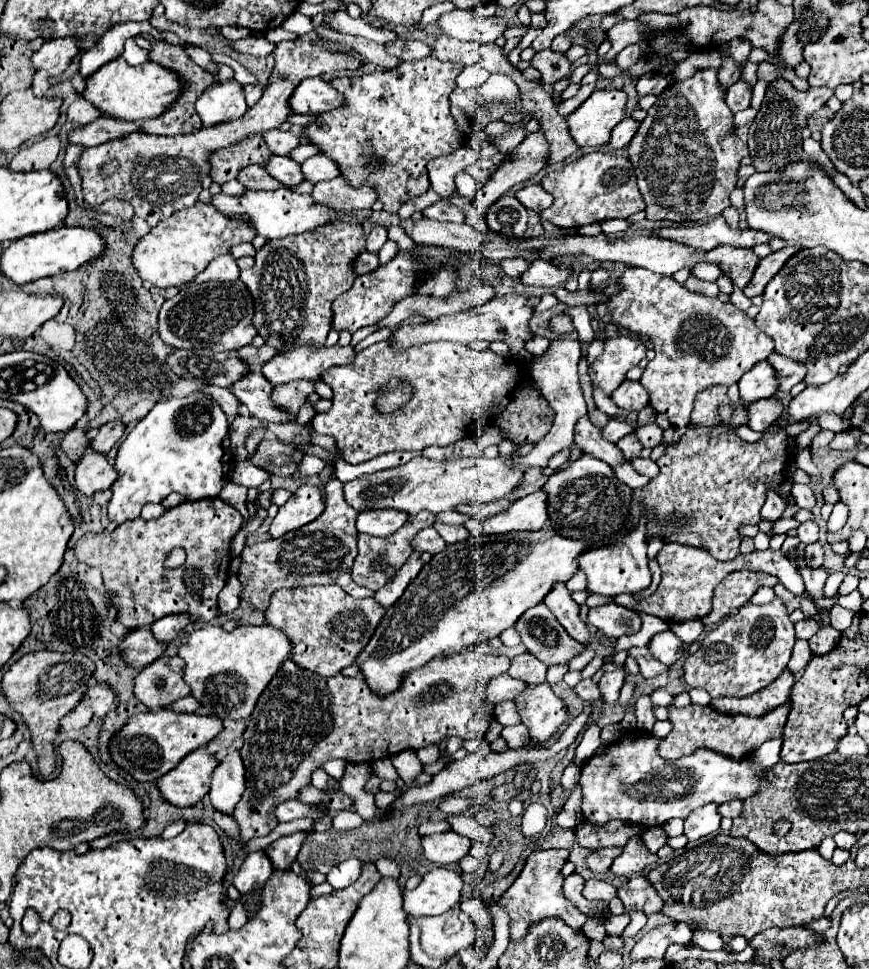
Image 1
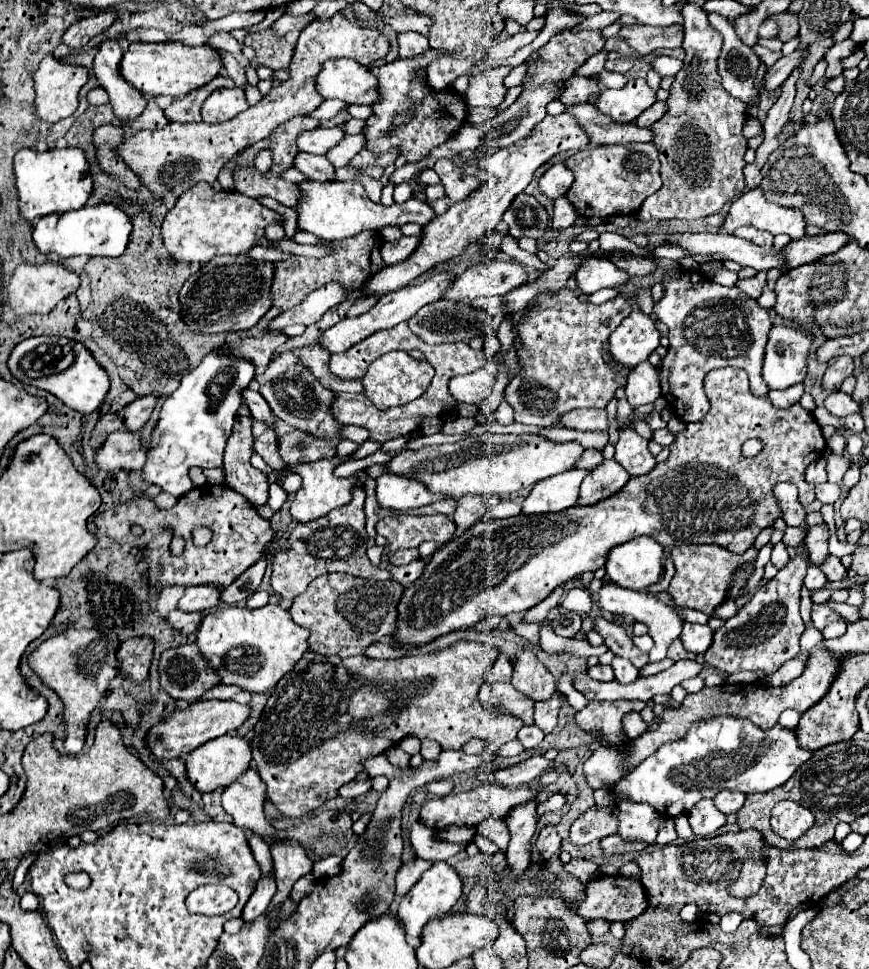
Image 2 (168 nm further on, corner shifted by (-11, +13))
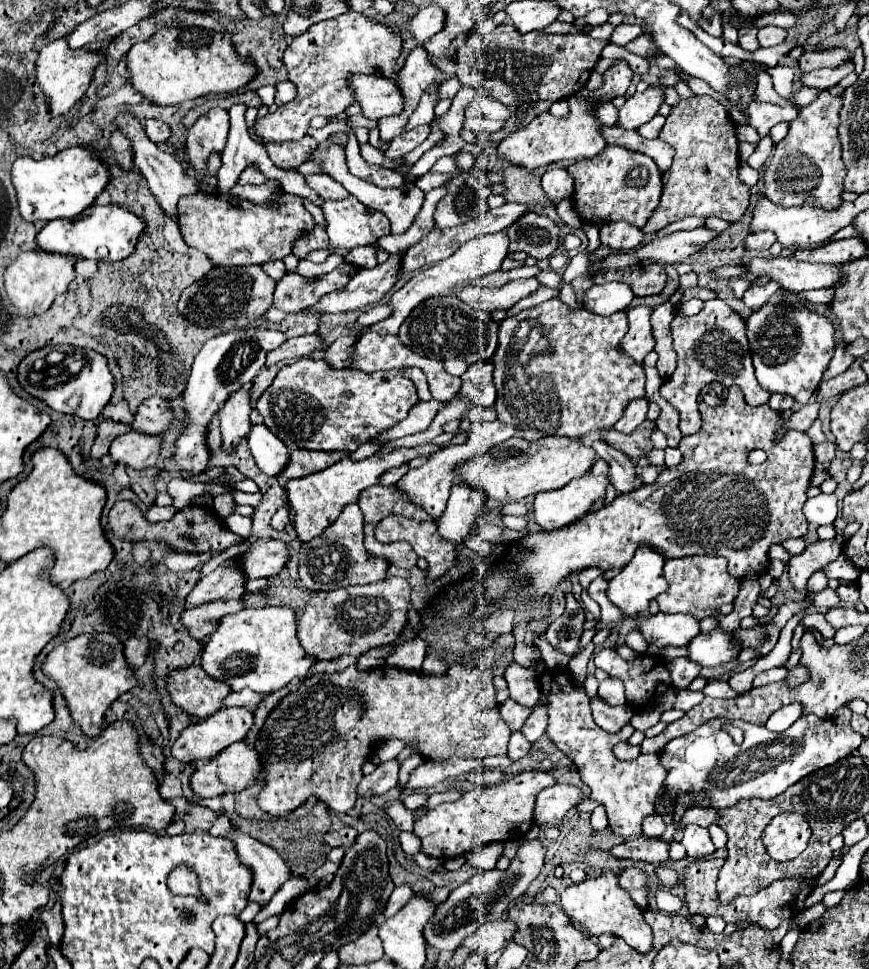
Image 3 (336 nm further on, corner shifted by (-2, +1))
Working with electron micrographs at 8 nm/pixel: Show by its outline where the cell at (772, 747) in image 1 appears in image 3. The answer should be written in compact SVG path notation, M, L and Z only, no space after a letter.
M794 702L794 704L790 704L790 706L784 706L784 708L776 710L776 712L768 718L766 728L770 728L772 732L782 732L782 730L790 728L790 726L800 718L802 708L804 708L804 706L802 706L800 702Z

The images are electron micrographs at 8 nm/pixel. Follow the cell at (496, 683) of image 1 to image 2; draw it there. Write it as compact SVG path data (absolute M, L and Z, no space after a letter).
M499 652L491 672L487 674L487 682L495 684L495 682L511 682L511 674L513 674L513 662L507 654Z

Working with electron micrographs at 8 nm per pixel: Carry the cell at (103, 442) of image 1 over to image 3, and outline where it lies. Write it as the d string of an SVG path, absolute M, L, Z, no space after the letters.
M152 396L144 400L142 406L138 408L132 430L142 432L142 434L162 434L170 428L172 418L174 414L170 410L170 402L166 398Z

